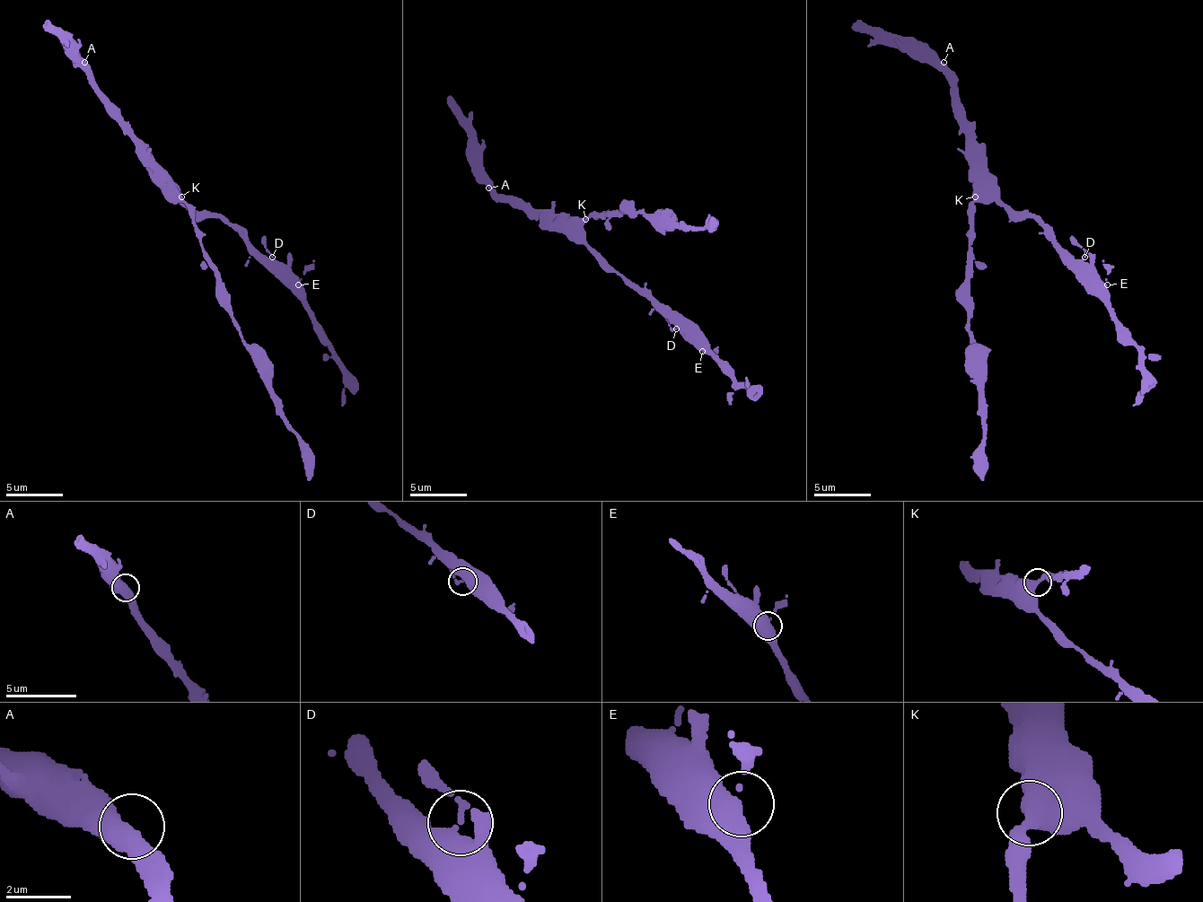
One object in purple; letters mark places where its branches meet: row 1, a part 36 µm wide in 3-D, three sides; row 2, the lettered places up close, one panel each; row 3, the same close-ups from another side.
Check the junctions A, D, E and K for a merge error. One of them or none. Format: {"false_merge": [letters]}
{"false_merge": ["D"]}

